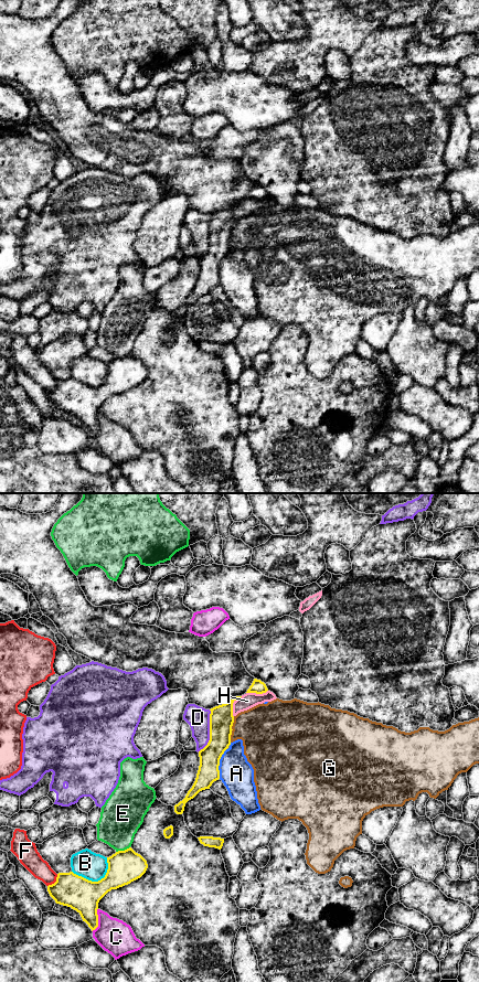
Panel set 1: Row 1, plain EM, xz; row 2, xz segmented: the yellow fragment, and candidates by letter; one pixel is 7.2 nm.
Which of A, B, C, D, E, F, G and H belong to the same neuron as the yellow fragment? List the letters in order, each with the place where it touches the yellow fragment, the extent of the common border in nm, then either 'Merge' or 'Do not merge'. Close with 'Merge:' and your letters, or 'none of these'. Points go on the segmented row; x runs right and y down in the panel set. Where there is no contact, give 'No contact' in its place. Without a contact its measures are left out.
A: Touches yellow at xz (219, 764). Shared border 240 nm. Do not merge
B: Touches yellow at xz (98, 881). Shared border 280 nm. Do not merge
C: Touches yellow at xz (97, 920). Shared border 170 nm. Do not merge
D: Touches yellow at xz (210, 732). Shared border 320 nm. Do not merge
E: Touches yellow at xz (123, 851). Shared border 110 nm. Do not merge
F: Touches yellow at xz (55, 882). Shared border 120 nm. Do not merge
G: Touches yellow at xz (232, 729). Shared border 190 nm. Do not merge
H: Touches yellow at xz (232, 705). Shared border 170 nm. Do not merge
Merge: none of these

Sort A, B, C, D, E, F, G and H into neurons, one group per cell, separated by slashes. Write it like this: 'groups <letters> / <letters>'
groups A / B / C / D H / E / F / G

